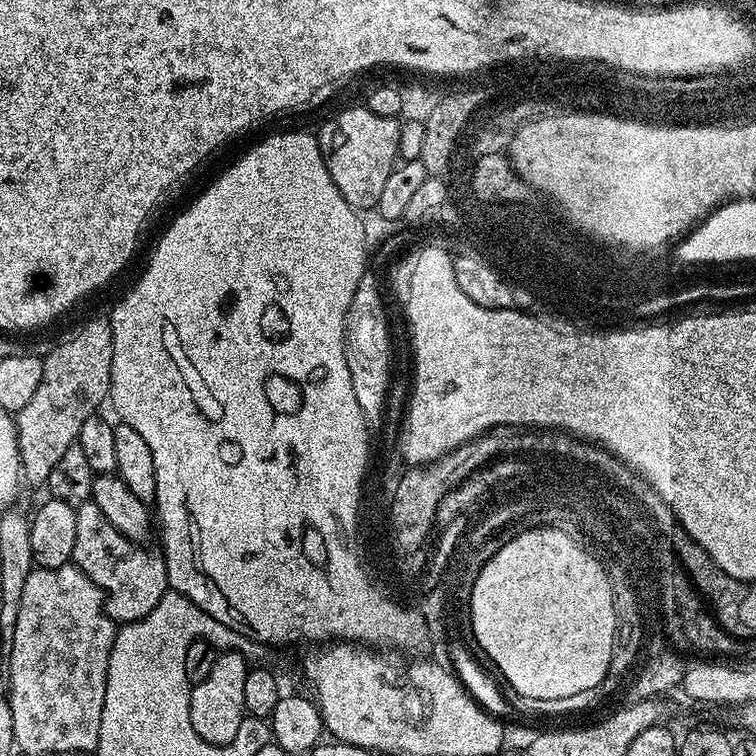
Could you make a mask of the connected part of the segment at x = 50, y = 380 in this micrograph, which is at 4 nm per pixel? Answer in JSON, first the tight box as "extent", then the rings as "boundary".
{"extent":[15,319,114,485],"boundary":[[[107,319],[104,320],[88,320],[85,324],[80,324],[65,340],[60,340],[56,345],[52,344],[47,349],[47,355],[43,357],[44,365],[42,366],[42,382],[38,382],[38,390],[34,390],[34,398],[30,398],[30,402],[26,402],[26,406],[22,406],[20,412],[15,413],[16,437],[18,438],[18,446],[20,447],[20,470],[25,481],[28,480],[32,484],[43,485],[48,479],[50,470],[54,468],[58,458],[62,458],[62,454],[66,454],[66,450],[70,450],[70,446],[77,443],[80,439],[80,431],[82,430],[82,422],[86,422],[86,418],[95,415],[100,403],[107,401],[110,396],[110,370],[112,369],[112,355],[114,354],[114,346],[112,345],[112,326]]]}

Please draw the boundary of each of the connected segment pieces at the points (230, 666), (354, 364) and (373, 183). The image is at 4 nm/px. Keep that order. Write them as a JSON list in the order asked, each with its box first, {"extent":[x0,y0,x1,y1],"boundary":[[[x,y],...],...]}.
[{"extent":[190,652,249,744],"boundary":[[[225,652],[217,655],[215,666],[202,683],[191,685],[190,722],[206,742],[228,744],[240,733],[240,727],[246,718],[243,694],[246,691],[249,667],[249,661],[239,652]]]},{"extent":[343,270,392,424],"boundary":[[[366,270],[359,280],[350,306],[346,310],[343,328],[343,353],[346,354],[346,366],[349,367],[353,383],[354,396],[363,416],[370,424],[376,424],[386,404],[386,396],[390,386],[390,368],[392,352],[390,350],[390,328],[386,316],[386,308],[382,294],[378,288],[378,280],[372,271]]]},{"extent":[318,106,400,210],"boundary":[[[347,106],[337,116],[330,117],[318,131],[326,170],[330,170],[330,178],[334,178],[334,184],[351,208],[372,210],[378,198],[382,198],[386,178],[390,178],[398,163],[400,125],[399,119],[380,117],[369,108]]]}]

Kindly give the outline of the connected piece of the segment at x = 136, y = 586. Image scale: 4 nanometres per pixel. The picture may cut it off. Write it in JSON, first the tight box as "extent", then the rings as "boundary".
{"extent":[71,504,169,625],"boundary":[[[78,504],[75,509],[78,527],[74,534],[71,563],[103,592],[104,608],[117,625],[146,618],[146,614],[150,614],[164,593],[169,591],[168,571],[163,559],[159,555],[151,556],[144,546],[118,534],[118,530],[106,522],[106,514],[102,514],[96,504]]]}

